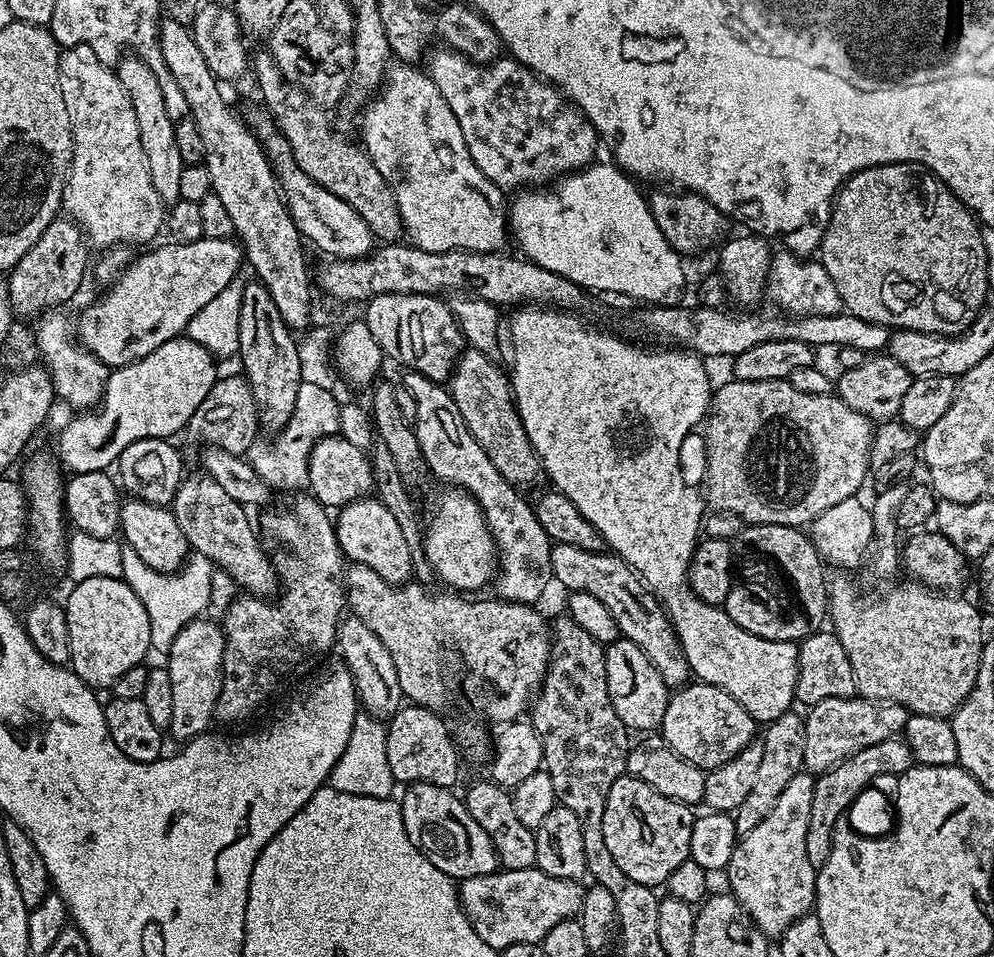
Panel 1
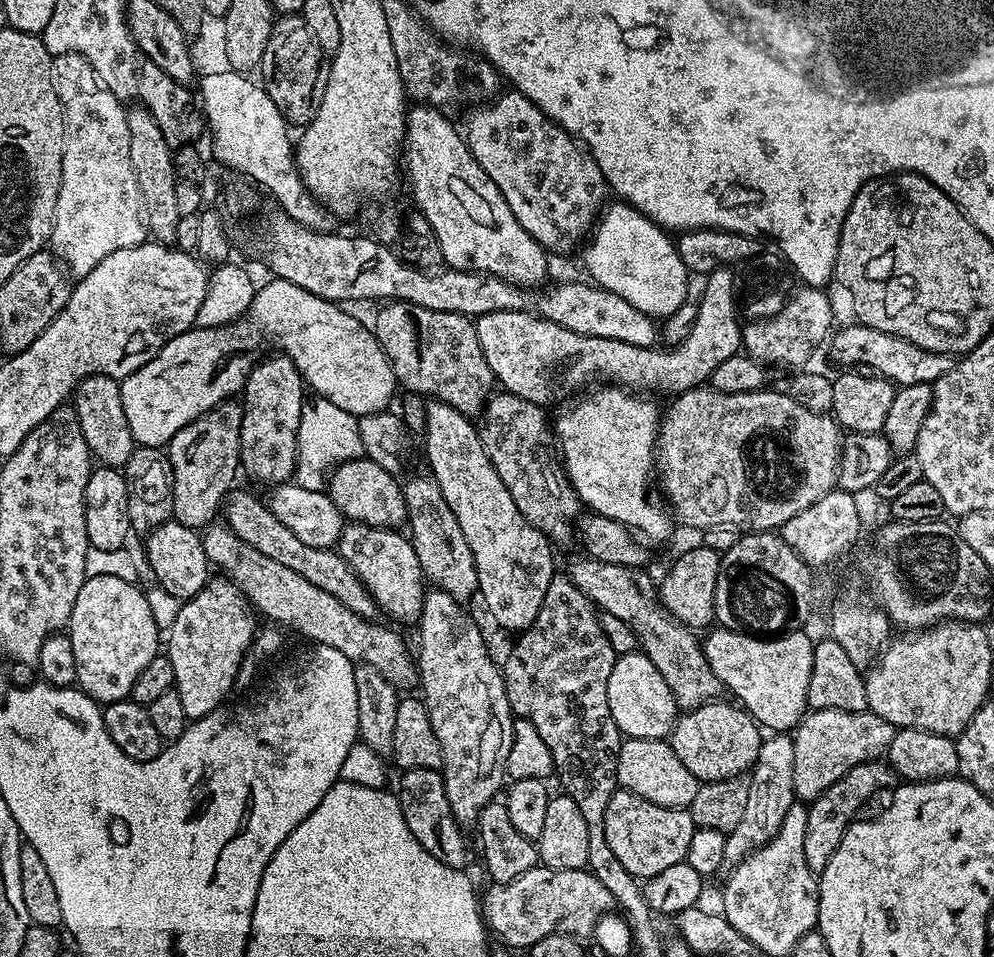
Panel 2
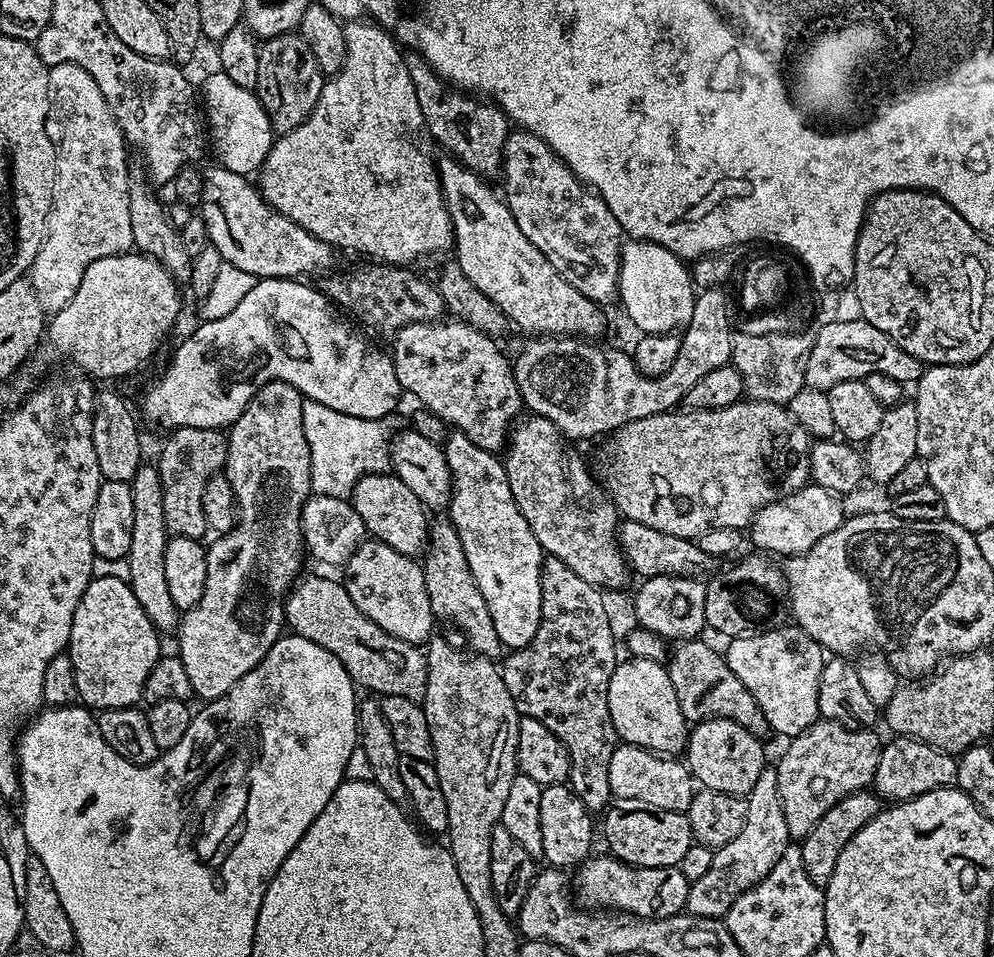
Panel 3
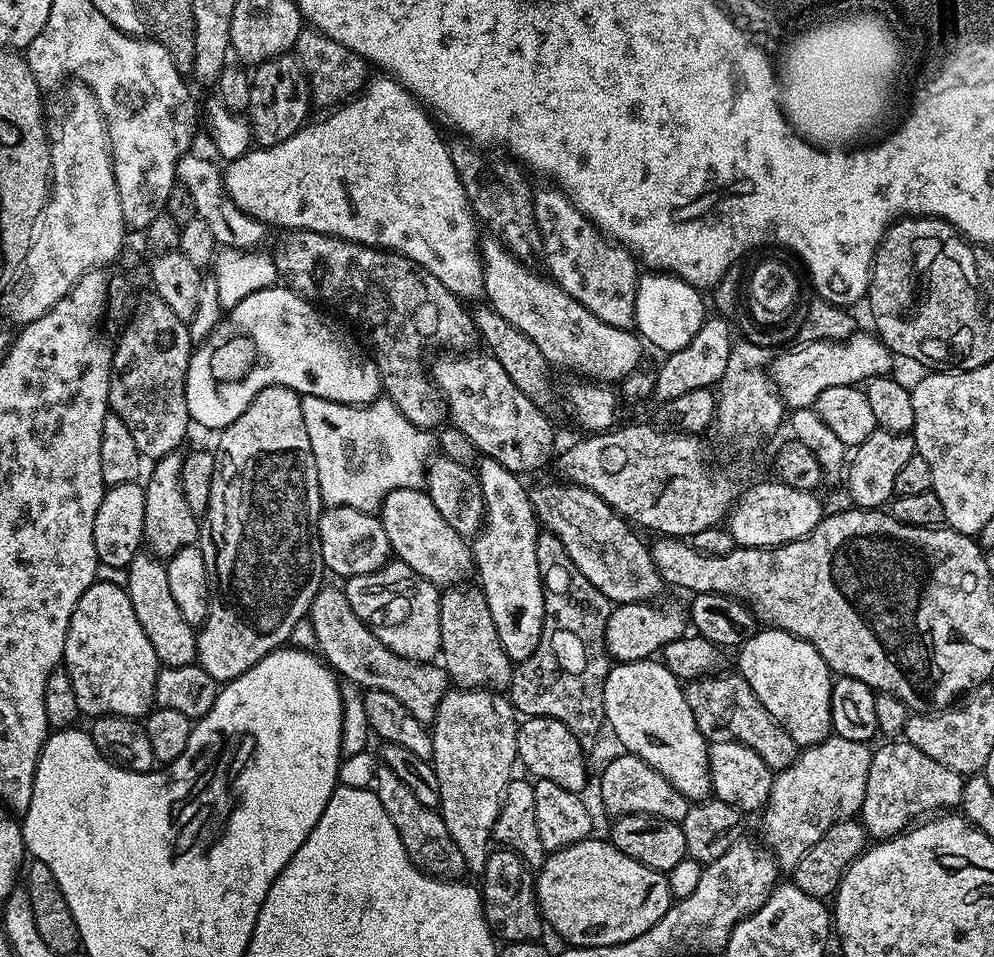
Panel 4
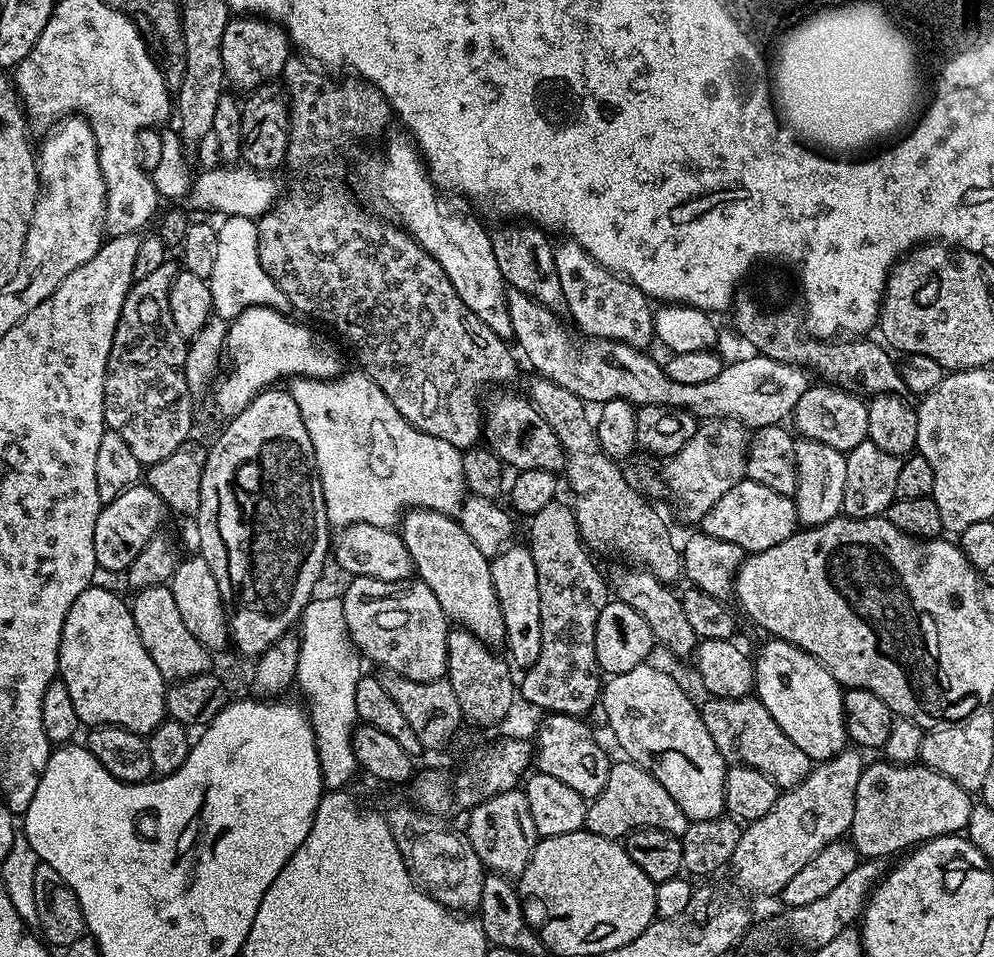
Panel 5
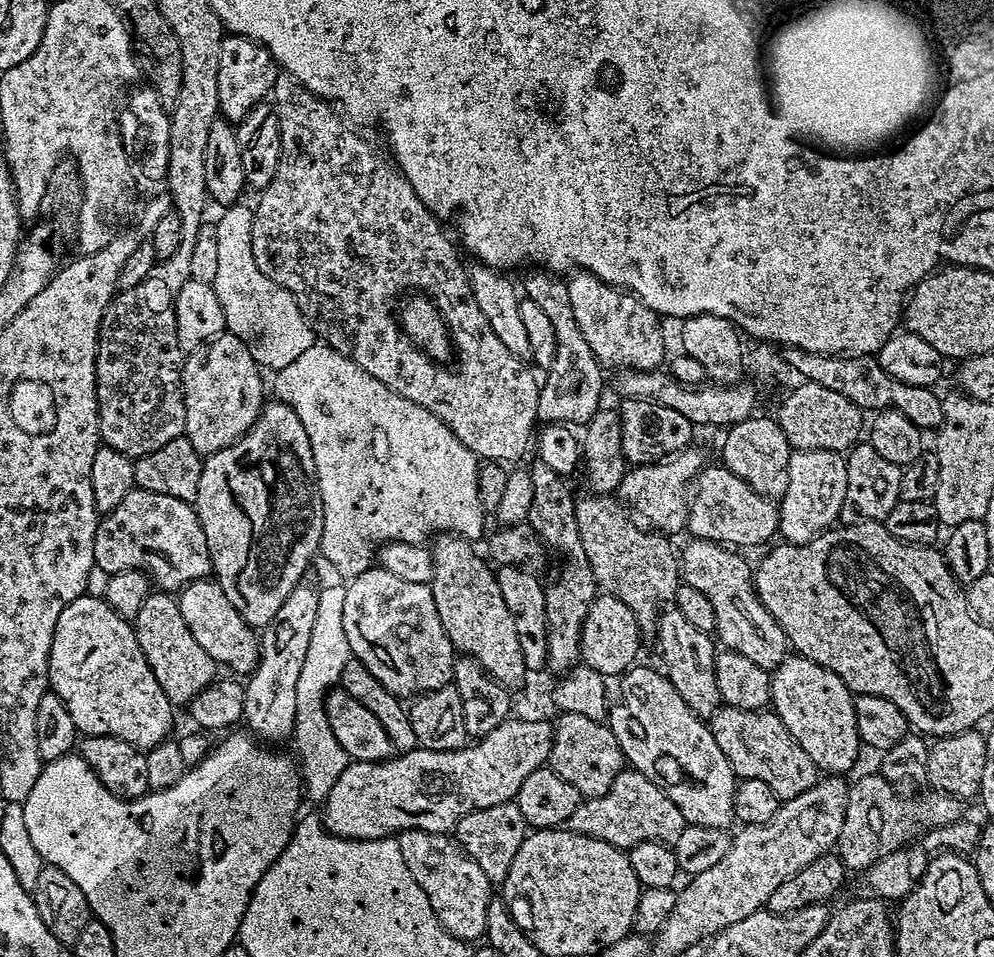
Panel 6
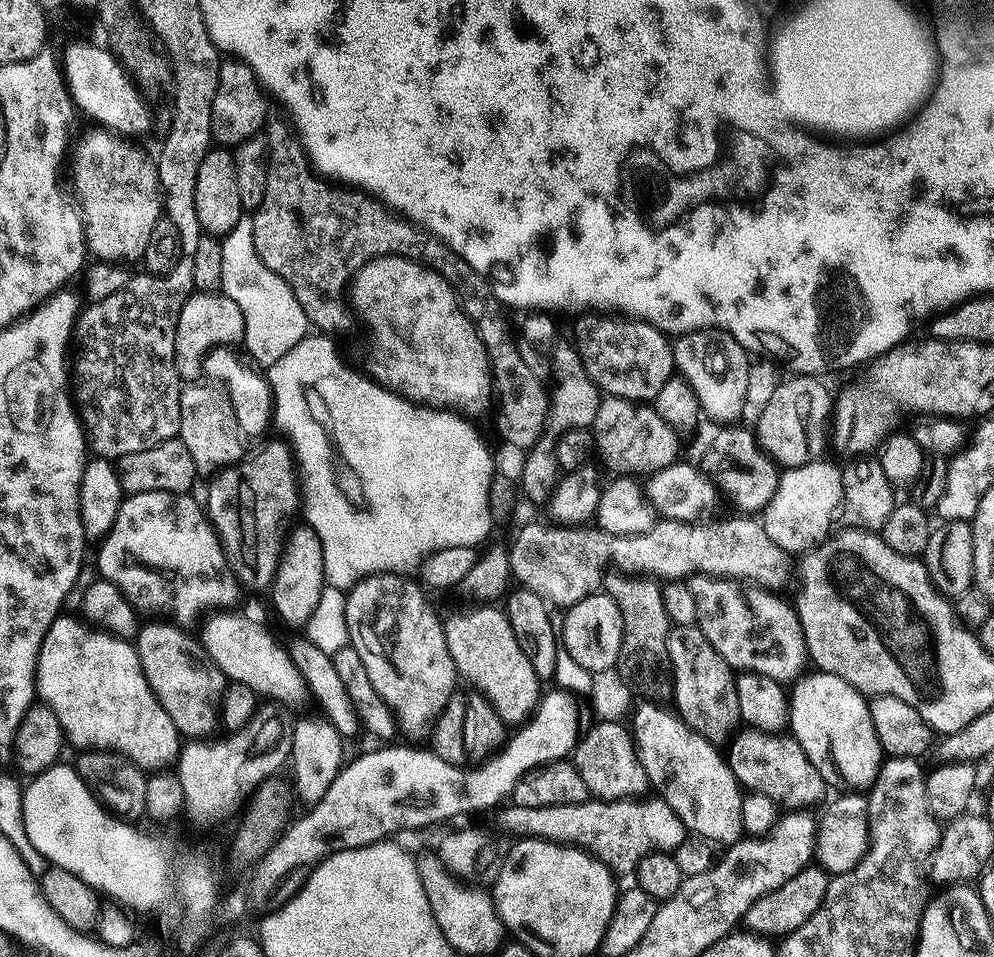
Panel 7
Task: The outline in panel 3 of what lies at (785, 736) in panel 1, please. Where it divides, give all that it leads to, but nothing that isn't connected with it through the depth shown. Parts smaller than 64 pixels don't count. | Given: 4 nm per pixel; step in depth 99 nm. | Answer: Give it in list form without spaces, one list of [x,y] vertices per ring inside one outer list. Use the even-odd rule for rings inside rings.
[[[765,766],[758,776],[758,782],[754,784],[754,790],[746,799],[746,826],[742,826],[742,831],[736,837],[730,838],[726,846],[715,849],[710,870],[706,870],[702,878],[691,881],[687,911],[693,916],[727,917],[737,896],[762,882],[762,878],[766,878],[766,874],[774,870],[774,862],[778,862],[778,858],[782,858],[784,851],[790,847],[786,814],[782,814],[782,798],[778,794],[775,767]]]

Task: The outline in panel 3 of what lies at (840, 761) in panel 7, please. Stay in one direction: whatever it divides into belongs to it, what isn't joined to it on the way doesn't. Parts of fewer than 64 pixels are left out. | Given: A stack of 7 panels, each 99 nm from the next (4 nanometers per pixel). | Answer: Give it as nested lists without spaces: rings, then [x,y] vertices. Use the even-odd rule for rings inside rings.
[[[777,626],[771,630],[757,632],[754,636],[741,636],[727,641],[726,659],[730,670],[738,674],[742,686],[754,694],[754,702],[762,706],[762,714],[766,714],[766,722],[773,733],[781,732],[784,738],[800,736],[811,724],[821,719],[818,710],[818,682],[822,678],[826,653],[810,634],[806,634],[795,626]]]

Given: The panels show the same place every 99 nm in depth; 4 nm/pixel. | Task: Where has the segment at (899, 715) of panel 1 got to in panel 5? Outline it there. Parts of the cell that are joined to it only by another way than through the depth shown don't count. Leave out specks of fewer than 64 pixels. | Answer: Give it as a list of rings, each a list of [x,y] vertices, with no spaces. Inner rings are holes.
[[[845,750],[834,758],[817,763],[802,783],[777,795],[770,814],[751,821],[741,831],[738,846],[730,861],[730,869],[732,868],[737,882],[746,891],[757,892],[760,896],[775,897],[786,886],[786,882],[790,882],[790,878],[794,878],[794,874],[798,874],[798,870],[802,870],[802,866],[806,866],[806,862],[810,862],[810,858],[818,854],[818,850],[841,839],[851,829],[854,818],[854,794],[858,790],[858,778],[866,767],[865,761],[860,761],[859,755],[861,756],[859,751]]]

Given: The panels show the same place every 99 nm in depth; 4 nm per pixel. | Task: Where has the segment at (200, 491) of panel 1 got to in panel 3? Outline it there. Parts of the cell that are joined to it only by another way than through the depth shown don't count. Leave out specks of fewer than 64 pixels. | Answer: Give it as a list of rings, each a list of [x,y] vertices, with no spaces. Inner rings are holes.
[[[312,576],[309,580],[303,580],[289,591],[284,600],[287,627],[297,636],[318,642],[322,650],[330,650],[330,654],[334,654],[334,658],[346,666],[346,674],[350,674],[353,684],[361,689],[369,688],[372,691],[369,693],[381,697],[397,696],[423,701],[428,677],[425,649],[410,642],[402,642],[402,638],[394,638],[386,634],[382,626],[370,622],[370,618],[366,618],[366,614],[354,606],[350,594],[339,579],[327,580],[324,576]]]

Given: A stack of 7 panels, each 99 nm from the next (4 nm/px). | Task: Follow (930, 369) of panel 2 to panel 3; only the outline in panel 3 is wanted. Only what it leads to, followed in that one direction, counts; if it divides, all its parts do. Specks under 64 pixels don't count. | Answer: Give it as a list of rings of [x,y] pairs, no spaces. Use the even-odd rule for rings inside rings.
[[[861,319],[854,322],[824,322],[820,329],[815,329],[812,342],[812,353],[808,359],[804,374],[805,385],[817,388],[819,392],[827,392],[829,388],[838,386],[838,382],[847,380],[865,380],[870,374],[886,374],[886,378],[894,378],[899,384],[911,385],[919,380],[922,365],[914,354],[906,354],[878,326],[870,326],[870,322]]]

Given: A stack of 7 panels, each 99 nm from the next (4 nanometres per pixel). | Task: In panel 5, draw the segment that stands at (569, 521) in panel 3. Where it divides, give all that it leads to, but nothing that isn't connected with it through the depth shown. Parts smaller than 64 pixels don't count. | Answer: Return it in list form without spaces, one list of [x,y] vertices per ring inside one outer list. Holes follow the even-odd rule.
[[[639,566],[625,567],[625,572],[620,572],[616,577],[611,577],[610,588],[614,593],[615,599],[624,604],[628,604],[642,618],[646,618],[646,626],[650,626],[652,639],[657,645],[669,648],[676,656],[693,655],[698,643],[698,637],[694,626],[690,626],[686,618],[686,610],[682,610],[682,599],[679,595],[672,593],[673,589],[669,585],[663,584],[648,569]]]

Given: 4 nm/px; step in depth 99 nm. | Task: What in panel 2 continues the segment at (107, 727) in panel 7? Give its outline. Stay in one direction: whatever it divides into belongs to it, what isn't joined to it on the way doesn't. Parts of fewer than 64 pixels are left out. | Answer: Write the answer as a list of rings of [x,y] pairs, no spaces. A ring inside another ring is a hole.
[[[112,576],[87,577],[74,598],[74,610],[68,619],[66,634],[74,646],[74,662],[78,662],[76,684],[80,691],[101,705],[127,700],[132,695],[134,681],[162,648],[162,629],[150,614],[150,602],[143,591],[139,592],[135,583],[123,581]]]

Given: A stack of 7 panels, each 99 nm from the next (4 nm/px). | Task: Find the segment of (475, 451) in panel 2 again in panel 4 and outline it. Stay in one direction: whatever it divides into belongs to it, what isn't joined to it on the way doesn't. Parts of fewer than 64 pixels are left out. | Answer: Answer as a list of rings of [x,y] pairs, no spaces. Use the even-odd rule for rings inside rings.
[[[484,458],[478,464],[480,490],[484,499],[484,523],[471,541],[472,563],[475,575],[480,575],[478,587],[486,598],[486,606],[490,606],[490,618],[494,618],[494,630],[498,630],[498,638],[502,642],[502,650],[514,662],[530,658],[534,650],[538,650],[538,642],[542,638],[544,625],[544,588],[540,585],[538,570],[538,554],[534,554],[538,521],[536,511],[532,509],[532,497],[529,489],[519,475],[498,462]]]

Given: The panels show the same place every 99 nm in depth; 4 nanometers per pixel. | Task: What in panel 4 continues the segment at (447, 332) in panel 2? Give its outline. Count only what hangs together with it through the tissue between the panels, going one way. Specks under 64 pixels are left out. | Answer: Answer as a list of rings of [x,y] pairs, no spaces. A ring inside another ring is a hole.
[[[440,354],[432,368],[430,364],[430,380],[444,397],[451,427],[462,430],[481,457],[506,466],[506,470],[525,474],[542,467],[552,456],[552,424],[544,417],[545,409],[530,402],[510,382],[502,362],[490,354],[472,355],[476,354]]]

